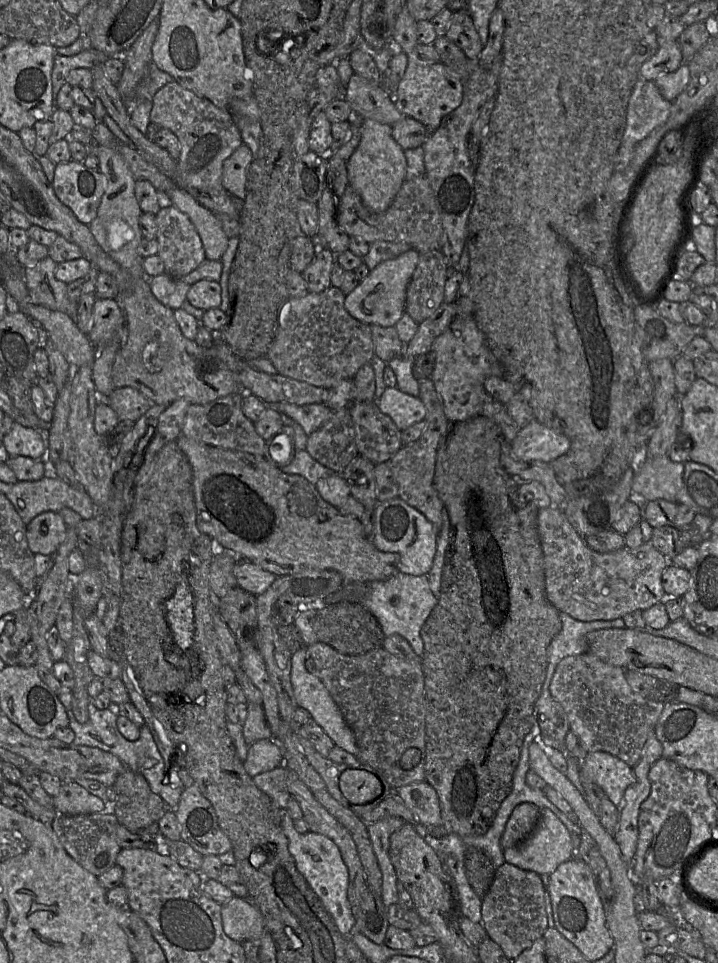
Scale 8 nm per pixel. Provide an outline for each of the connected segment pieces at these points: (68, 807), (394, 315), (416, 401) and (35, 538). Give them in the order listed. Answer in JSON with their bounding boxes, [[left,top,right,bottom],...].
[[52,782,106,815],[344,249,420,327],[377,387,427,431],[26,512,67,556]]

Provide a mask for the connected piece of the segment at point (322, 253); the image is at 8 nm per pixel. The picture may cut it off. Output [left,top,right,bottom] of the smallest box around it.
[301,246,336,293]

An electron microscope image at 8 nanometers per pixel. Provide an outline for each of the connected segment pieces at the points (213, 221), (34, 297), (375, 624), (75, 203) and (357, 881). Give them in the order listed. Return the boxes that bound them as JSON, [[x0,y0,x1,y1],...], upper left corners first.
[[166,186,229,260],[26,257,78,320],[314,602,386,655],[51,160,106,225],[287,770,369,908]]

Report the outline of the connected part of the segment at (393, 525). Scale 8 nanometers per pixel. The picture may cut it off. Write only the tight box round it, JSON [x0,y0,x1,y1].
[371,497,439,576]

